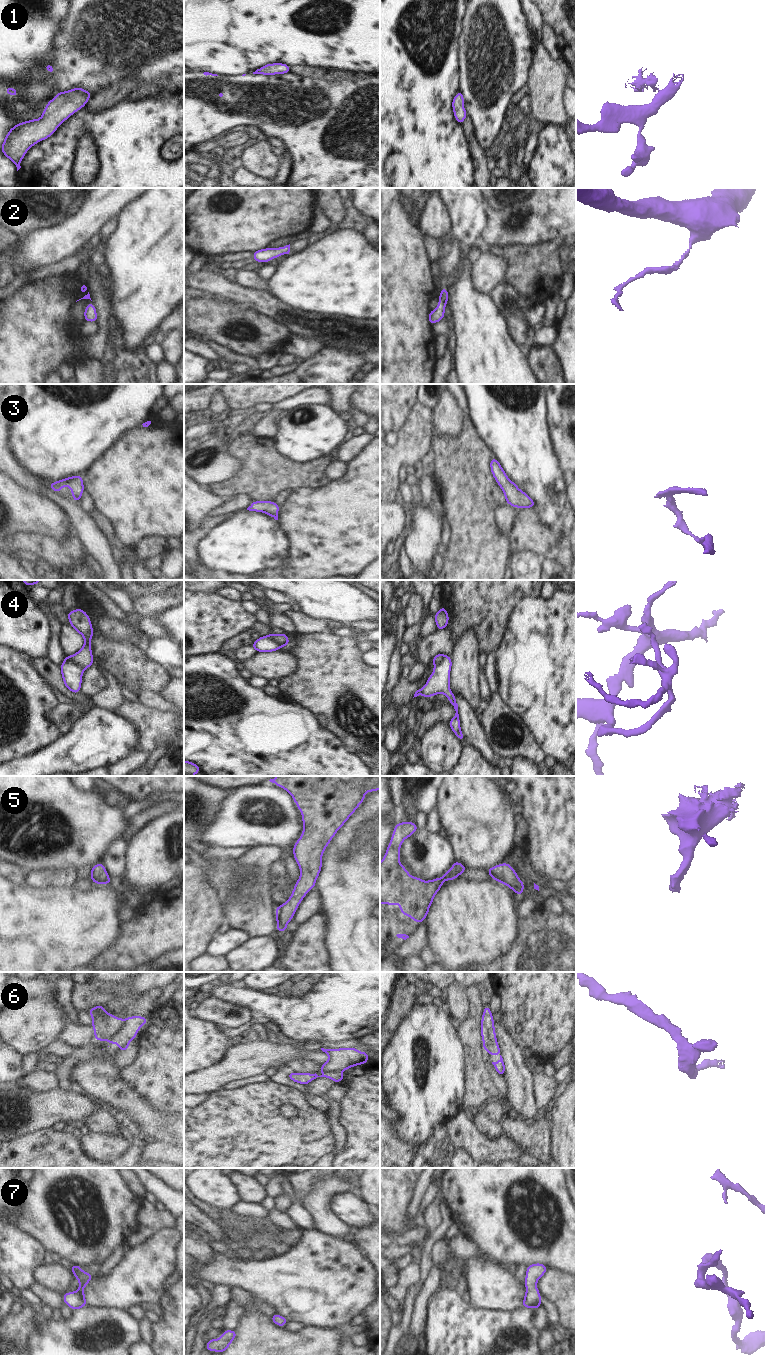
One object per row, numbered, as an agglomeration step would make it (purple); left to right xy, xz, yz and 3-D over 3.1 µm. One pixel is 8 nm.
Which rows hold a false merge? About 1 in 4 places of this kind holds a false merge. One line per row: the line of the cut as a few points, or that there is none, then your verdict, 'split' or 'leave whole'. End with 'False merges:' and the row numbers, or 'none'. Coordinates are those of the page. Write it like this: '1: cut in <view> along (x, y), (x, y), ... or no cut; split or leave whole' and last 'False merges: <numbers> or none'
1: cut in xy along (60, 92), (57, 94); split
2: no cut; leave whole
3: no cut; leave whole
4: cut in xy along (66, 656), (84, 670); split
5: no cut; leave whole
6: no cut; leave whole
7: no cut; leave whole
False merges: 1, 4

